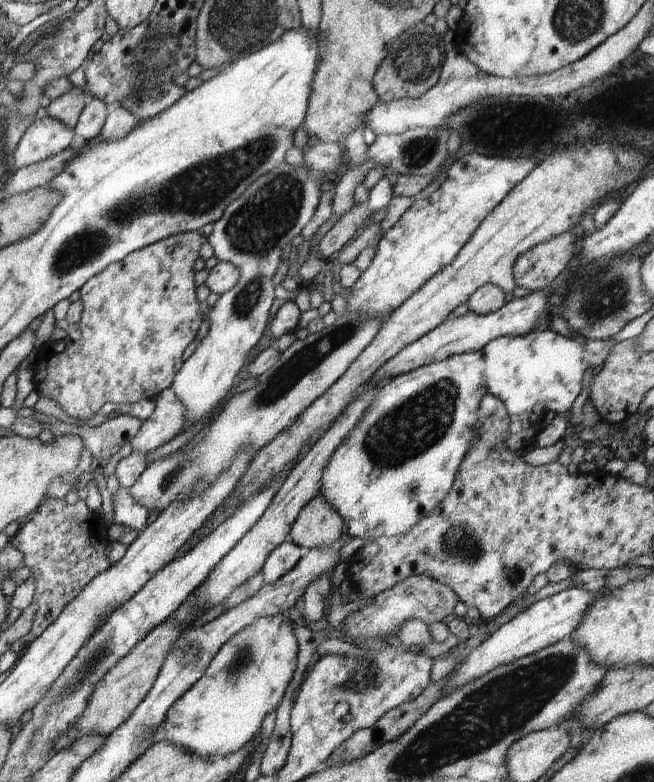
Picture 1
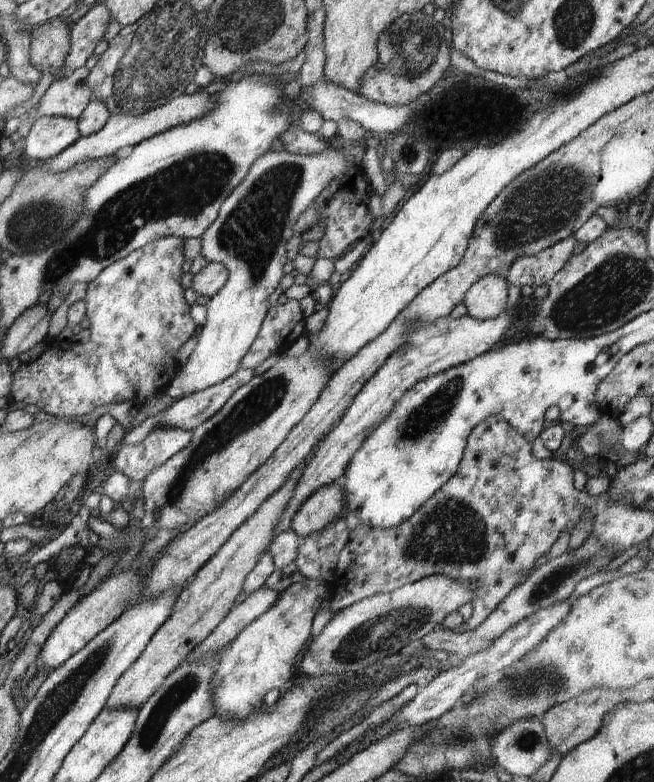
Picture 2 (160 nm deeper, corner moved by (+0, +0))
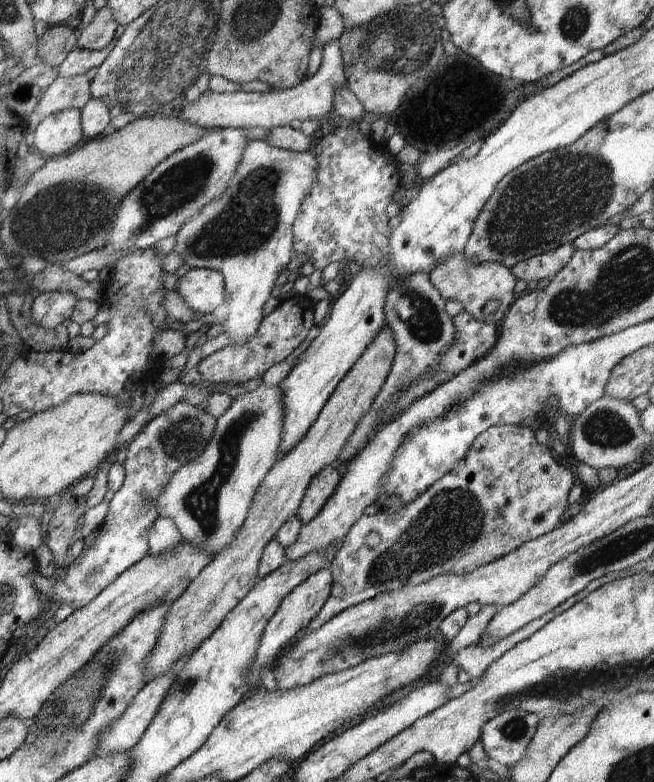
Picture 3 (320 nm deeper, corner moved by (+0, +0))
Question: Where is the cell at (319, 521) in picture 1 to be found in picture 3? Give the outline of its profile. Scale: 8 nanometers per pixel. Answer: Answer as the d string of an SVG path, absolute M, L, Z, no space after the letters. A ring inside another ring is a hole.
M335 465L327 466L314 476L306 489L296 514L303 524L313 519L319 513L323 504L326 504L328 498L334 494L335 488L340 481L341 477Z

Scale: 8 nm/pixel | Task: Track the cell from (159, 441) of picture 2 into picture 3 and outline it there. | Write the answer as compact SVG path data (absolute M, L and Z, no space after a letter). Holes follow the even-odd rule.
M180 401L159 412L126 444L124 482L109 502L94 544L81 552L66 568L62 578L55 574L44 577L39 572L32 576L36 588L52 608L67 602L74 610L84 608L120 574L149 555L147 532L159 517L155 509L156 497L162 494L163 488L180 467L190 464L203 453L214 434L215 424L216 419L202 407Z

